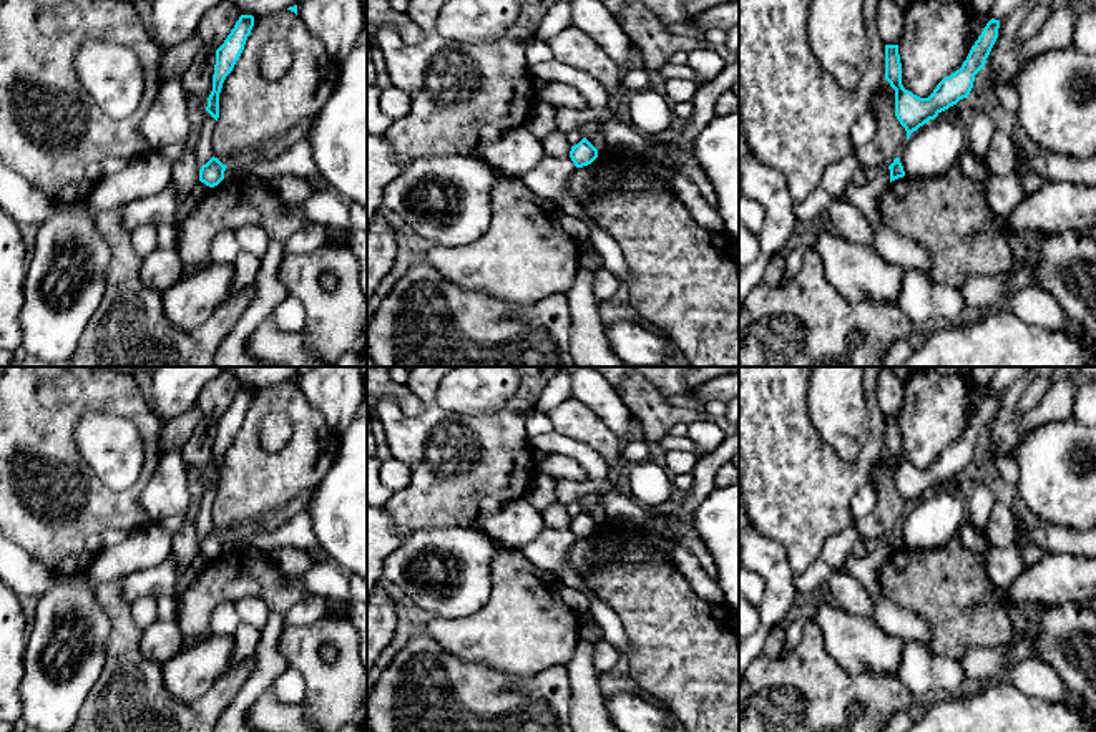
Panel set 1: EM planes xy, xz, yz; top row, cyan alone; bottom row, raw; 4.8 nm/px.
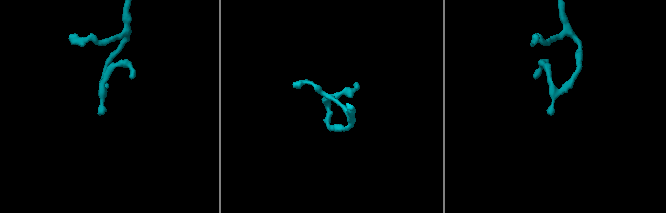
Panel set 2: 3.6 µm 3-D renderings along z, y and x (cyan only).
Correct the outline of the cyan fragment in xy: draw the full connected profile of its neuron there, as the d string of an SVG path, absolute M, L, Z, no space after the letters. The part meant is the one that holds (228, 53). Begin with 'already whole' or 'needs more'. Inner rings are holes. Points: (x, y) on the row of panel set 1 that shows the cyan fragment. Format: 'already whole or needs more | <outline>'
already whole | M241 15L234 28L224 40L224 43L216 50L216 65L213 75L213 91L208 98L206 111L218 121L219 118L219 93L226 76L232 71L236 61L239 60L246 40L254 27L252 15Z

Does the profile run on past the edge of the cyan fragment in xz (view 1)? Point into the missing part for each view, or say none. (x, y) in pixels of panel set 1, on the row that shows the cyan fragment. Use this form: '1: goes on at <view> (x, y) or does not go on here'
1: does not go on here

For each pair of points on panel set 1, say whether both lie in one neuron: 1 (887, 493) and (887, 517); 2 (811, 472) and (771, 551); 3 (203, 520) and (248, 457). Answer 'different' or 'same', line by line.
1: same
2: different
3: different

